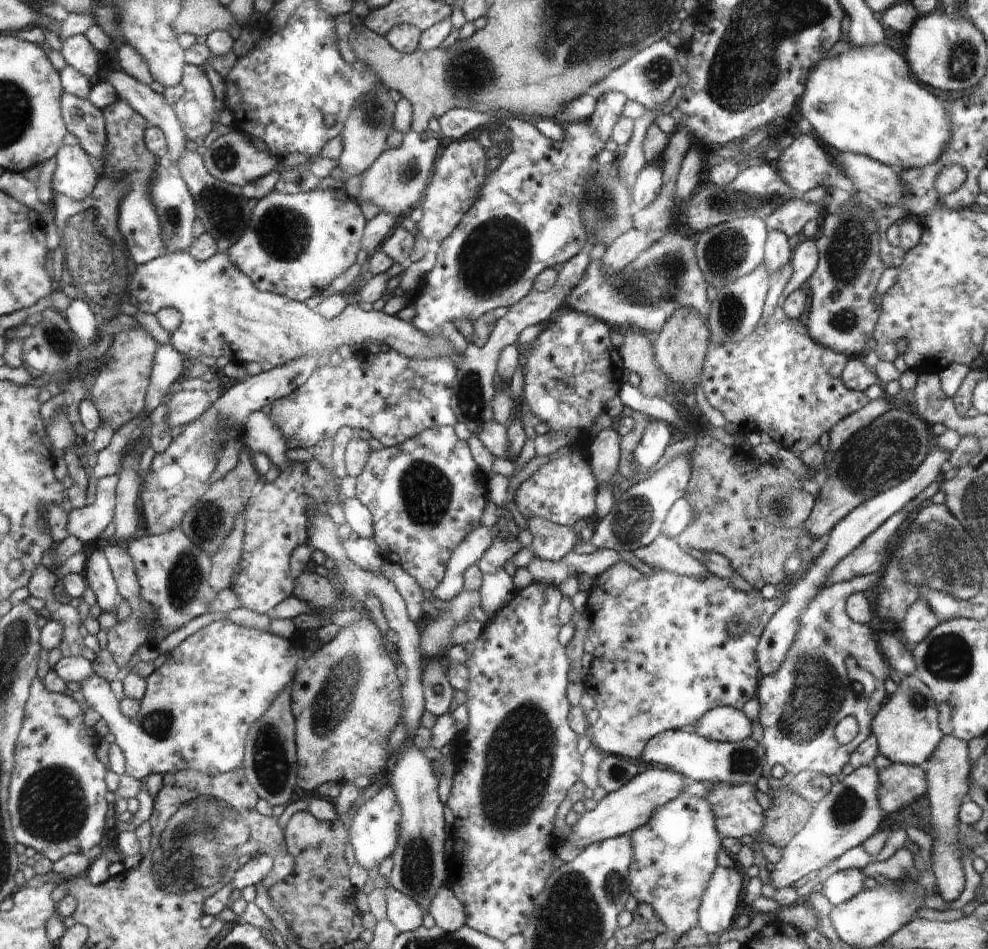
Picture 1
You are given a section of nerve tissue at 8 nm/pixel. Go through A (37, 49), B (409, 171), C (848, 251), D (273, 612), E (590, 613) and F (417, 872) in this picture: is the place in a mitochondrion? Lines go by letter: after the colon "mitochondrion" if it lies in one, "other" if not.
A: other
B: mitochondrion
C: mitochondrion
D: other
E: other
F: mitochondrion

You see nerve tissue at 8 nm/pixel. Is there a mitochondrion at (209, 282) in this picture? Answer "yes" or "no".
no

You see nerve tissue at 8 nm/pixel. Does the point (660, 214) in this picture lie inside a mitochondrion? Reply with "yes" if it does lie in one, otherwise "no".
no

